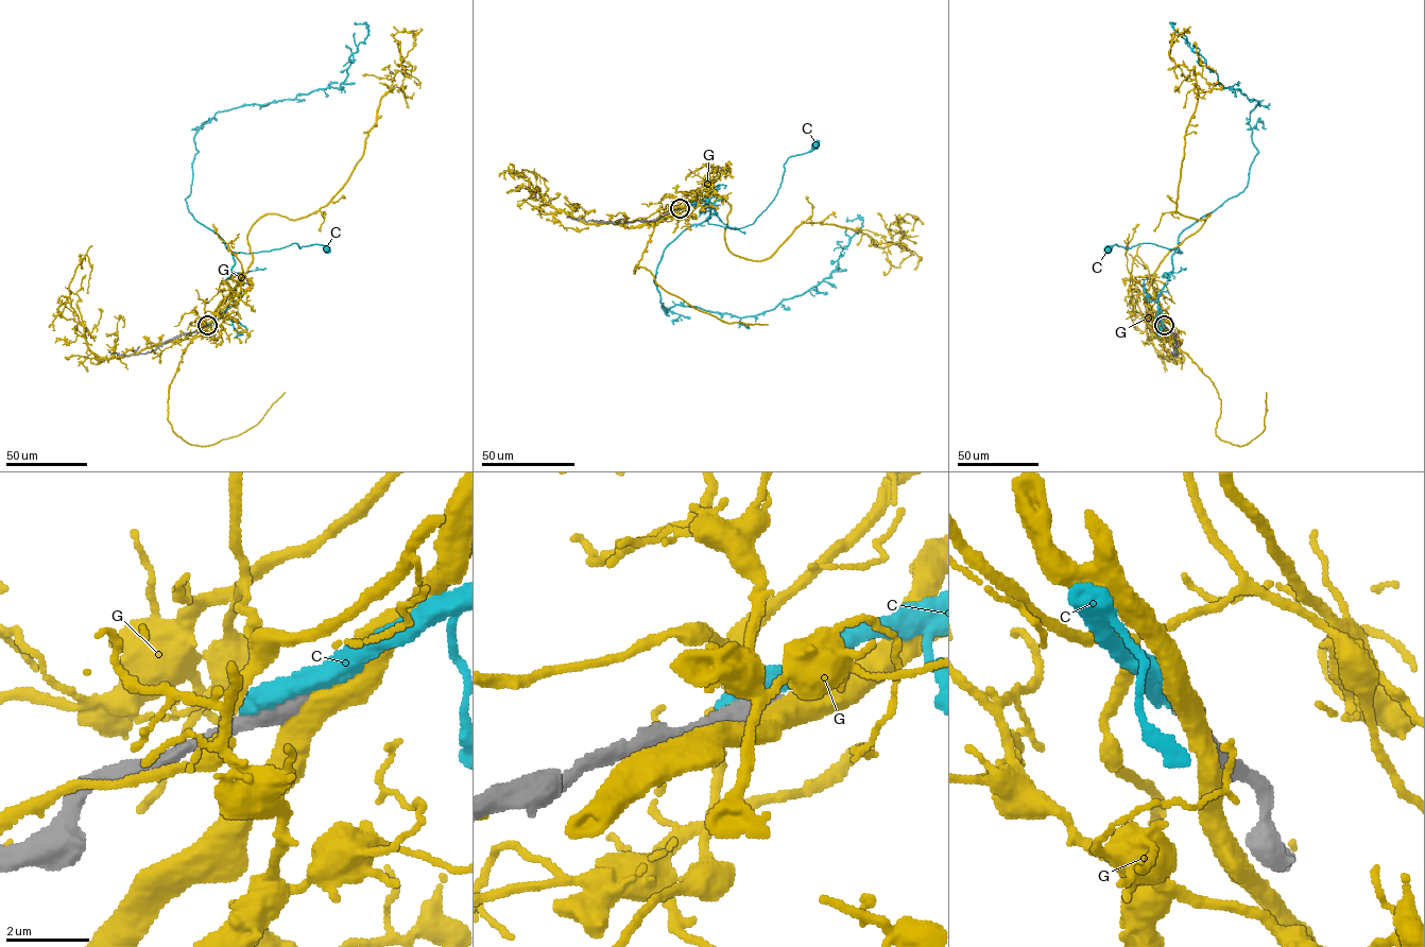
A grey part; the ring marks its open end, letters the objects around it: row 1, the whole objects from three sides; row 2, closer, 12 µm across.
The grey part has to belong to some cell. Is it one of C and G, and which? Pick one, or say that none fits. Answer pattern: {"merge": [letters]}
{"merge": []}

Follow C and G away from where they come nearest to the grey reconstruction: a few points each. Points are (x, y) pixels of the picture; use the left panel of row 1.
C: (206, 325), (225, 311), (239, 283), (230, 269), (234, 252), (293, 243), (326, 248)
G: (207, 325), (252, 260), (251, 226), (307, 217), (347, 179), (405, 70), (392, 35), (417, 30)

